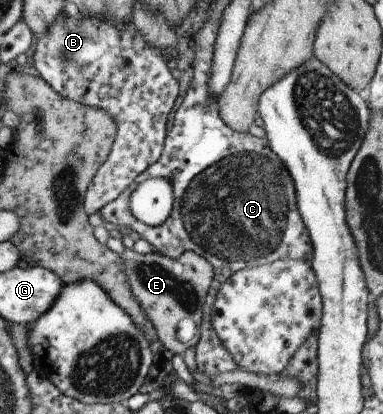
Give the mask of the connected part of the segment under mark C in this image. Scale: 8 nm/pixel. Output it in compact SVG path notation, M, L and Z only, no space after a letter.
M208 17L201 27L194 34L194 45L192 61L191 81L183 87L182 102L174 113L172 128L164 139L162 153L160 157L146 167L140 173L138 180L146 177L162 177L172 185L172 195L174 203L168 219L164 219L162 225L158 227L148 227L132 217L128 211L128 199L131 189L136 189L133 184L130 188L124 188L120 195L103 205L100 209L100 217L106 222L107 227L117 227L125 225L129 227L133 237L140 237L154 247L155 252L170 259L176 259L184 251L194 251L196 255L206 259L212 266L212 283L206 294L206 299L202 305L202 319L196 331L196 345L194 345L195 369L206 376L214 376L224 371L234 371L236 363L224 350L220 339L210 325L210 309L214 303L215 294L220 285L233 272L258 264L268 264L284 259L311 259L312 244L304 222L300 219L300 214L296 211L296 198L294 193L294 183L290 179L290 174L280 159L270 151L265 137L256 137L249 132L238 133L230 129L218 115L217 99L212 99L208 93L208 75L210 75L210 63L212 63L212 53L214 53L214 41L218 33L218 17Z

